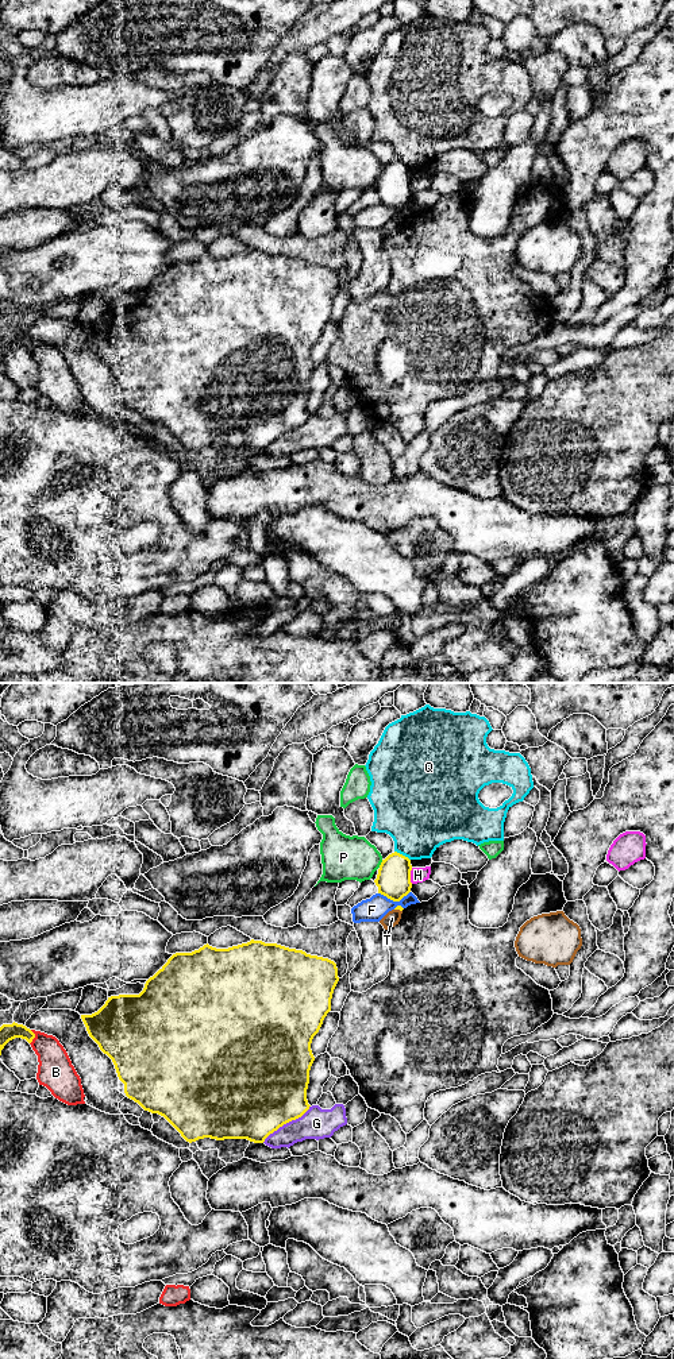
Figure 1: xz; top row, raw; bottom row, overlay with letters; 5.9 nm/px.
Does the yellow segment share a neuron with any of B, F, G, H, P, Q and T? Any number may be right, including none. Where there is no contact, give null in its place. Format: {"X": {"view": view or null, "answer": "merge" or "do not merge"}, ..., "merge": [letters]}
{"B": {"view": "xz", "answer": "do not merge"}, "F": {"view": "xz", "answer": "do not merge"}, "G": {"view": "xz", "answer": "do not merge"}, "H": {"view": "xz", "answer": "do not merge"}, "P": {"view": "xz", "answer": "do not merge"}, "Q": {"view": "xz", "answer": "do not merge"}, "T": {"view": "xz", "answer": "do not merge"}, "merge": []}

